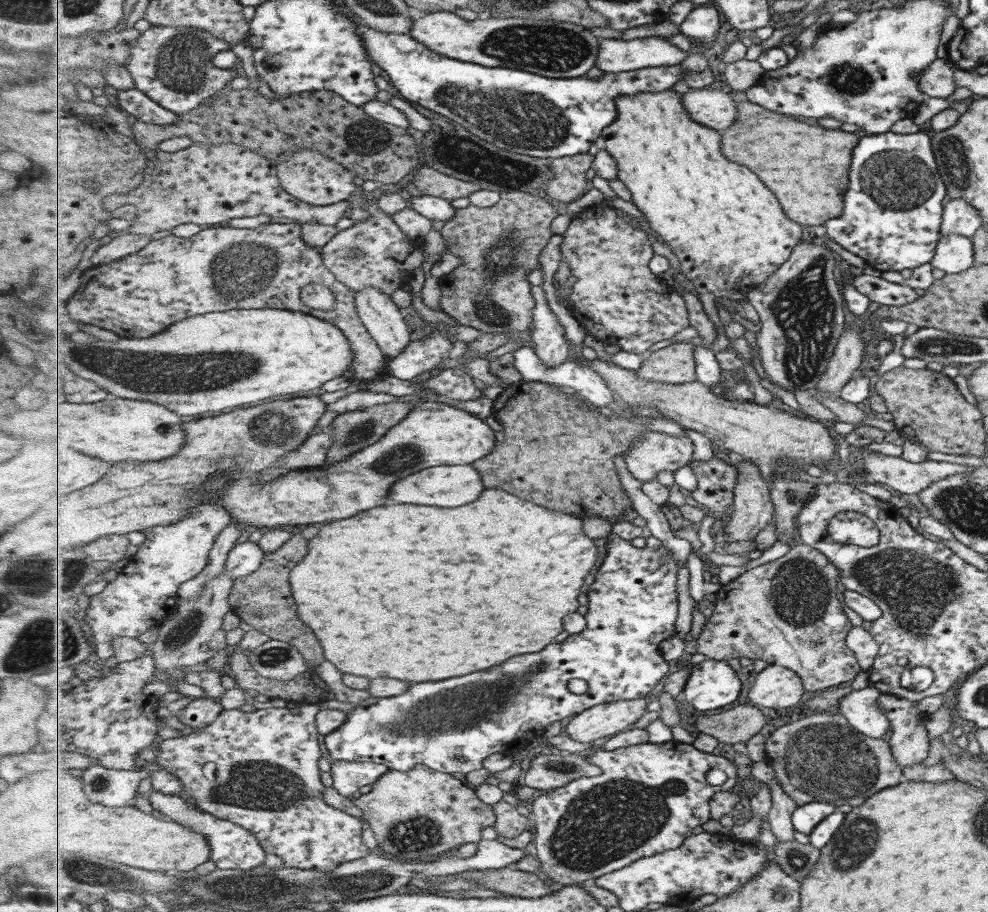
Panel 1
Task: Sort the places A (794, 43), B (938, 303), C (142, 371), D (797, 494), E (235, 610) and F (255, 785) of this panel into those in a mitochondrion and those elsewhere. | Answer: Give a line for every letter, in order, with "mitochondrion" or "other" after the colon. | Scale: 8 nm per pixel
A: other
B: other
C: mitochondrion
D: mitochondrion
E: other
F: mitochondrion

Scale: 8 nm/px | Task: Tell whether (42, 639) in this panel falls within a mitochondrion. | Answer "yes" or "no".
yes

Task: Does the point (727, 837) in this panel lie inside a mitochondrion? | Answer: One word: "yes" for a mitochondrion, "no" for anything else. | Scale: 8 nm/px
no

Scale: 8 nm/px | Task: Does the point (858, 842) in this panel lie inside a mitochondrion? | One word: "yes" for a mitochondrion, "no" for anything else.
yes

